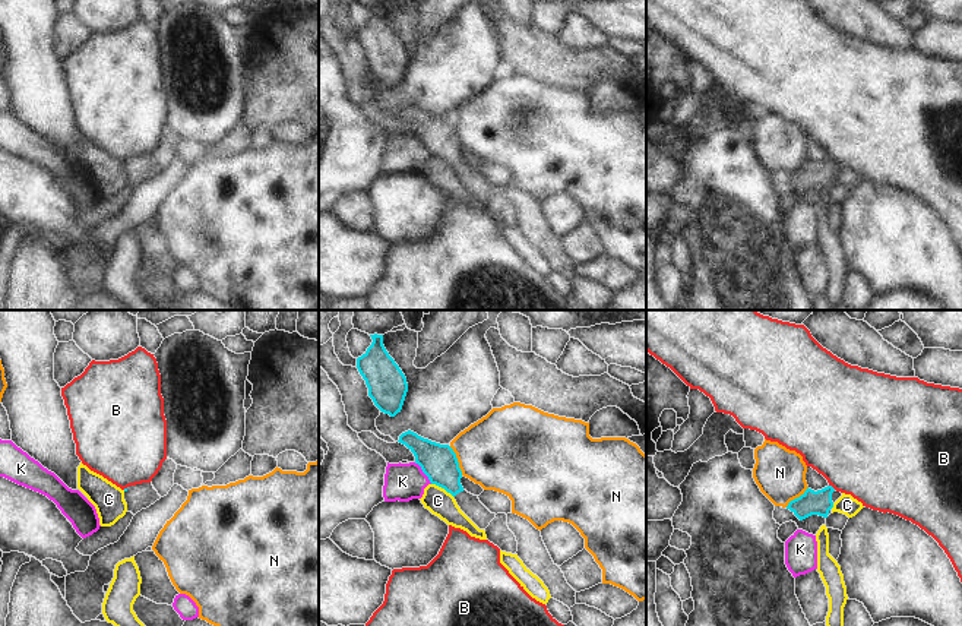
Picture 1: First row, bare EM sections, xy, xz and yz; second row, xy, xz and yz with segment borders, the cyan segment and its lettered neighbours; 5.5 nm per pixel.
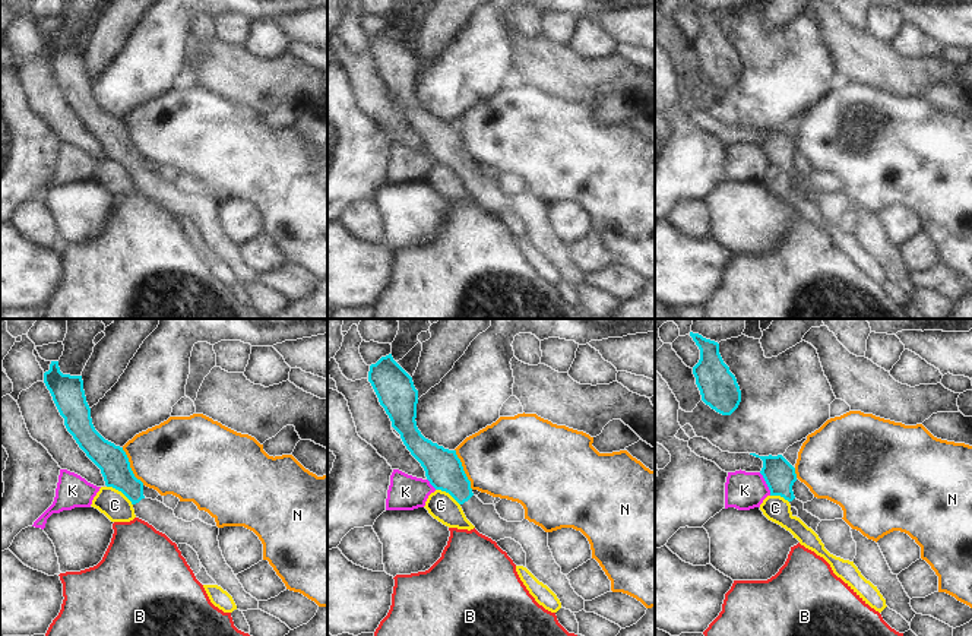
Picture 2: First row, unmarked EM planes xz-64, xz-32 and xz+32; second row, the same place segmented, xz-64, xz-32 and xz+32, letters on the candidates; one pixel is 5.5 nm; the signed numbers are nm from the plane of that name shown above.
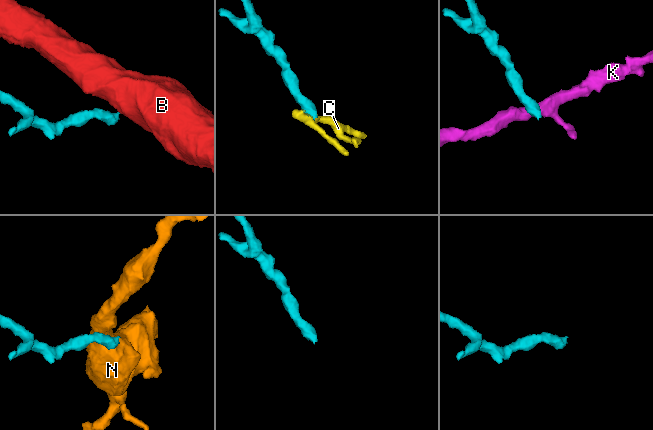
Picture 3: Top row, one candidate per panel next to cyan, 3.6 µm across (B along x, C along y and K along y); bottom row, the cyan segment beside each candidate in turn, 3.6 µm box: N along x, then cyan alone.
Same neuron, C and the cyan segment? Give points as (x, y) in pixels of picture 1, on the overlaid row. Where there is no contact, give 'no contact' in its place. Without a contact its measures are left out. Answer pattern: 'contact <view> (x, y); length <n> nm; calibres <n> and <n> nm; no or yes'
contact xz (443, 487); length 150 nm; calibres 200 and 150 nm; no

